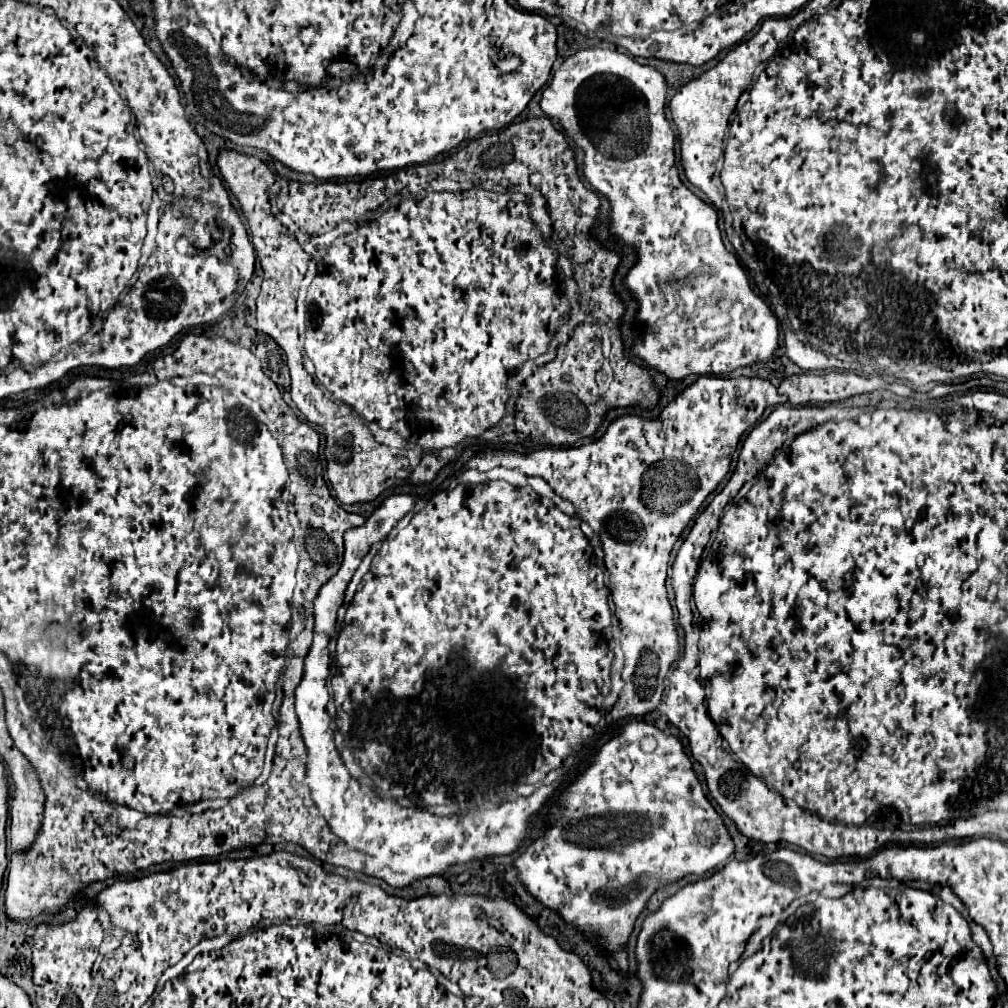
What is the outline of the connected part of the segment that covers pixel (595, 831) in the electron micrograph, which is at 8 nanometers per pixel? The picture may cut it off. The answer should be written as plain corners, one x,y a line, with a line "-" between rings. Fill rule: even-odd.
630,719
628,723
623,726
623,730
611,738
607,744
603,744
593,760
593,764
565,790
565,794
557,800
557,804
551,808
549,812
549,824
551,828
545,832
545,836
541,836
539,840
533,840
533,844
527,848
527,852
523,852
517,860
515,860
515,868
519,872
519,880
527,886
527,890
539,900
543,902
547,908
551,910
557,910
565,922
571,922
575,926
579,926
583,932
589,932
591,936
599,936
603,940
603,948
607,948
615,962
613,966
627,972
627,952
625,952
625,944
627,944
627,938
633,930
633,924
635,924
635,918
643,912
647,900
651,898
651,894
665,886
665,884
671,884
687,874
699,874
703,876
707,870
713,870
715,866
719,866
723,860
727,860
733,852
733,842
731,842
731,836
721,820
721,816
717,814
717,810
711,806
711,802
705,798
703,790
701,790
701,784
691,768
691,762
687,758
687,754
683,752
683,746
681,742
675,738
675,736
667,736
663,734
659,728
651,726
650,723
647,723
639,719
-
643,736
655,736
657,740
657,748
651,752
651,754
645,754
639,746
641,738

